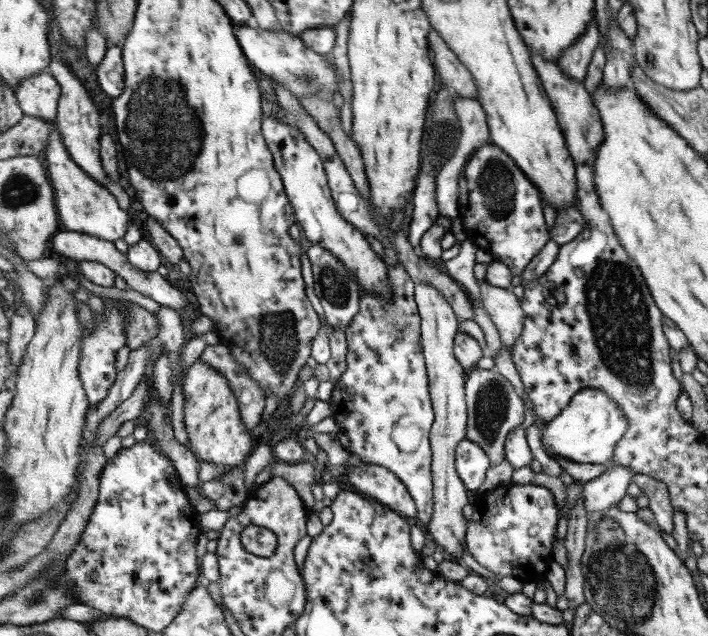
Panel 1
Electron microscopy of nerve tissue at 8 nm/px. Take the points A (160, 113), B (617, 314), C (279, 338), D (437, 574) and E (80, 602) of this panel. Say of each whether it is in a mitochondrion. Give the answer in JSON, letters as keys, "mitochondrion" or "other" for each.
{"A":"mitochondrion","B":"mitochondrion","C":"mitochondrion","D":"other","E":"other"}

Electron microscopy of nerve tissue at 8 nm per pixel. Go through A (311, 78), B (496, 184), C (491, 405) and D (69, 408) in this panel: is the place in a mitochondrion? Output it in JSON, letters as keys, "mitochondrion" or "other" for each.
{"A":"mitochondrion","B":"mitochondrion","C":"mitochondrion","D":"other"}

